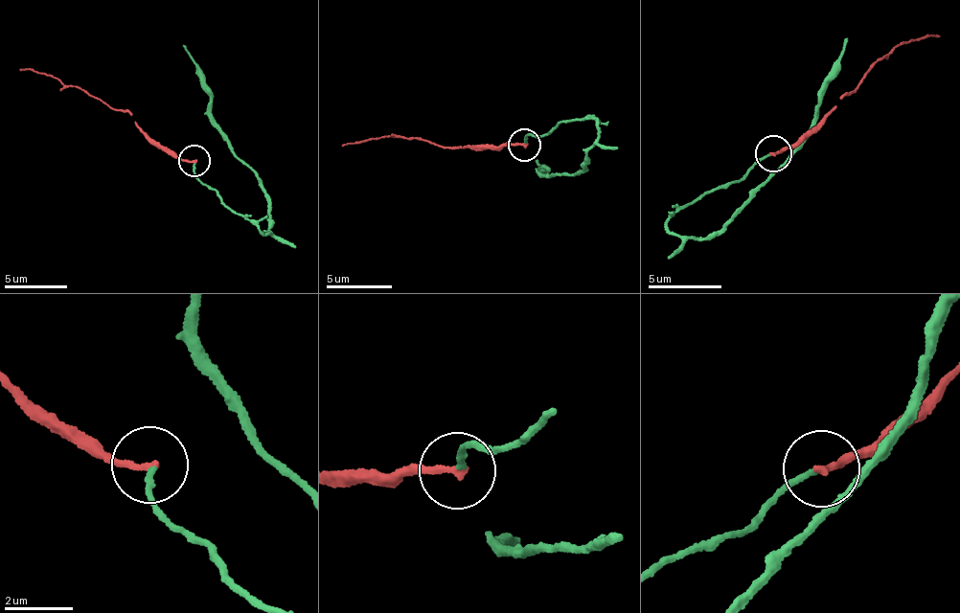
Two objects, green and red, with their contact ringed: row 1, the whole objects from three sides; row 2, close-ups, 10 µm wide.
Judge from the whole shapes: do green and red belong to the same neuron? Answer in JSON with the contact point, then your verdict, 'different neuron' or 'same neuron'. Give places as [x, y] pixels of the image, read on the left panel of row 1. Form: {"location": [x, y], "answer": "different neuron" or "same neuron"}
{"location": [194, 161], "answer": "same neuron"}

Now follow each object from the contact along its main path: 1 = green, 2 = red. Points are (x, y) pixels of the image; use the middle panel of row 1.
1: (523, 144), (560, 123), (596, 120), (587, 160), (571, 177), (540, 173), (550, 169), (536, 162)
2: (523, 144), (505, 141), (471, 145), (459, 150), (438, 147), (416, 137), (381, 136), (341, 147)

